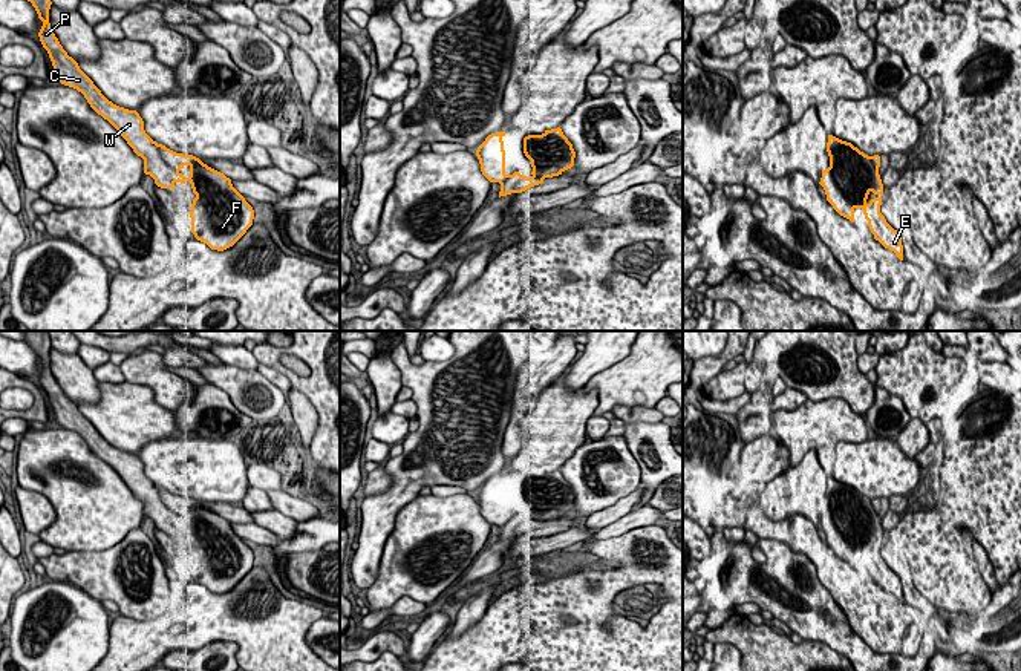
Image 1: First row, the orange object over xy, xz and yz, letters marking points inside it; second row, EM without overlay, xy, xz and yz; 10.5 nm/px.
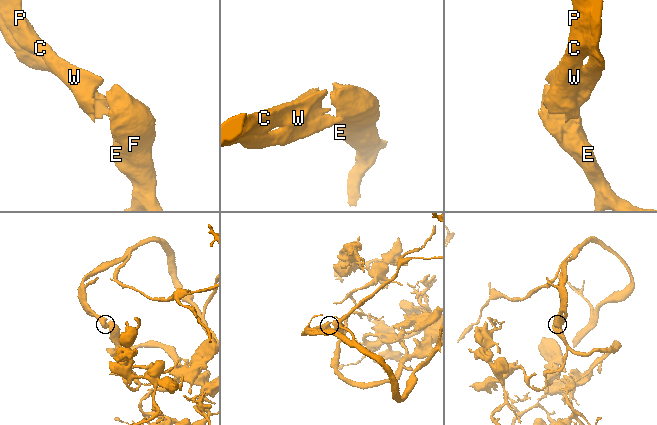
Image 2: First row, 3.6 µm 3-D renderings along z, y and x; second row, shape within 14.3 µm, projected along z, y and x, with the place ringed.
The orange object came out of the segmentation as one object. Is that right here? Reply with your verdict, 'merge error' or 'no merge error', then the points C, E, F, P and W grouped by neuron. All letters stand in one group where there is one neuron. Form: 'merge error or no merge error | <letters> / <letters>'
no merge error | C E F P W

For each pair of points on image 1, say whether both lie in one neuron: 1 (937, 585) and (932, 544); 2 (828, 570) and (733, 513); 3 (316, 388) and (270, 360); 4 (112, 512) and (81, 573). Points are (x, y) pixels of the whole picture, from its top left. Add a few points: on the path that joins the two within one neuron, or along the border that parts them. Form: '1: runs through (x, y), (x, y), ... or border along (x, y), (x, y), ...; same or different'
1: runs through (937, 575), (937, 555); same
2: runs through (810, 546), (796, 532), (770, 530), (758, 523); same
3: runs through (305, 385), (280, 366); same
4: border along (124, 536), (114, 546), (101, 550), (66, 552); different

